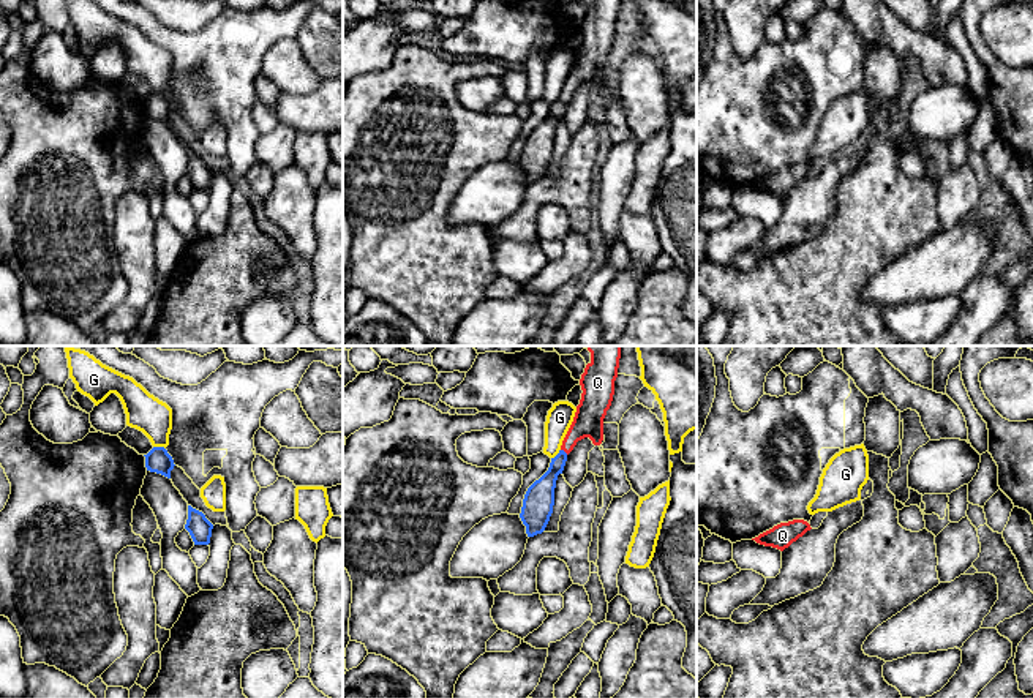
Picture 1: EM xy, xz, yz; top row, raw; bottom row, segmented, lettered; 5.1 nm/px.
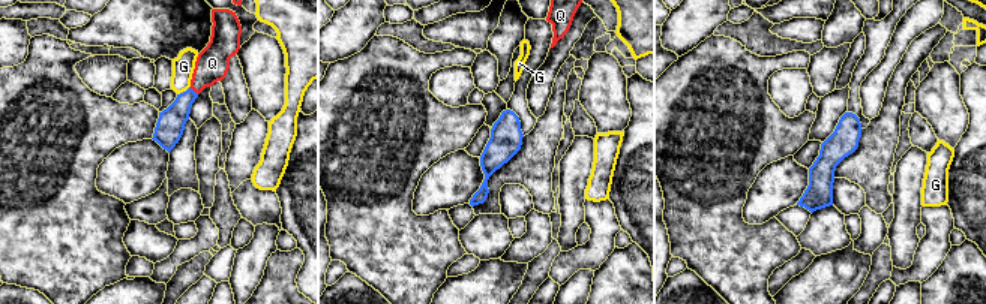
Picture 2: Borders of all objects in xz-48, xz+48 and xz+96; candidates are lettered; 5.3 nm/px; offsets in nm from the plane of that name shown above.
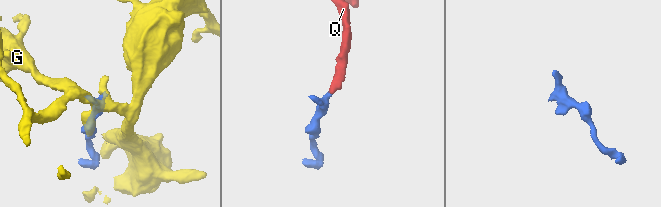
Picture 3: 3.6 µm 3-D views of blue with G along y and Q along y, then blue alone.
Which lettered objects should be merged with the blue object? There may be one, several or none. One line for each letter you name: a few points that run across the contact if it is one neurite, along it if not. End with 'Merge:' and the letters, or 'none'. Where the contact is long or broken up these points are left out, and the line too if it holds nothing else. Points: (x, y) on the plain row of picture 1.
Q: line xz (540, 139), (556, 114), (563, 97), (588, 68)
Merge: Q

